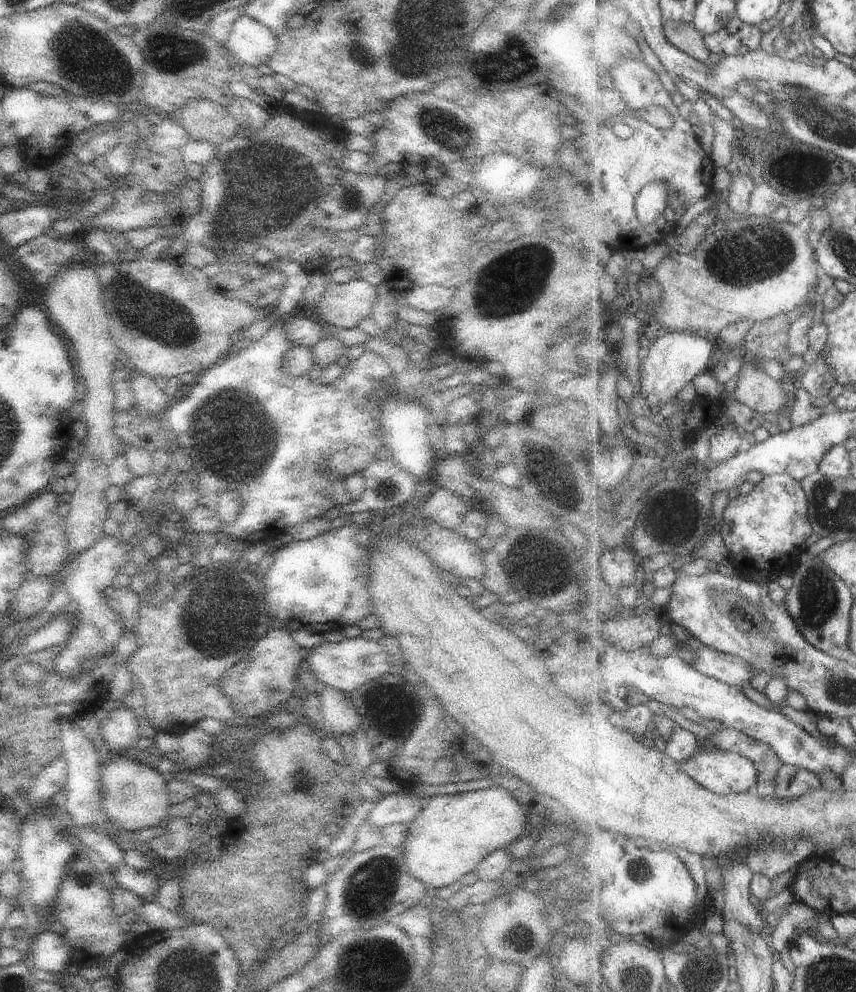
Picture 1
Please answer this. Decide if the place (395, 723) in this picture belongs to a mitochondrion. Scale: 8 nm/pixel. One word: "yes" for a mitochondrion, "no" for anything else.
no

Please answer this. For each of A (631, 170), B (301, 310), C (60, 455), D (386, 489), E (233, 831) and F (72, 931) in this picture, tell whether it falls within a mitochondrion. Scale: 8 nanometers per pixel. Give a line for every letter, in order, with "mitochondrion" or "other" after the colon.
A: mitochondrion
B: other
C: other
D: other
E: other
F: other

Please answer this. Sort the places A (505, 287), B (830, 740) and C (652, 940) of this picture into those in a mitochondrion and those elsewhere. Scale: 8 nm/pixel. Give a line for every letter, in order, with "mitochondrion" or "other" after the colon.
A: mitochondrion
B: other
C: other

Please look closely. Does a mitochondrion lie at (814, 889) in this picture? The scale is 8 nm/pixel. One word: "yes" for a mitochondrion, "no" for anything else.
no

